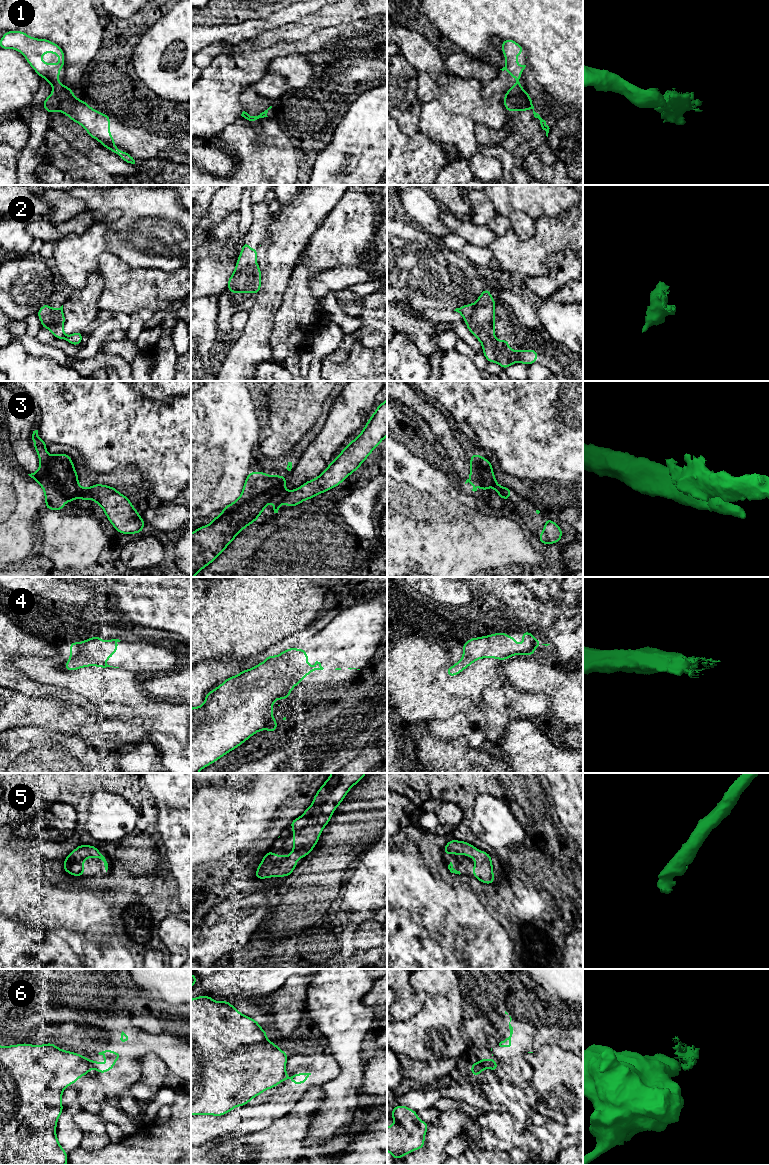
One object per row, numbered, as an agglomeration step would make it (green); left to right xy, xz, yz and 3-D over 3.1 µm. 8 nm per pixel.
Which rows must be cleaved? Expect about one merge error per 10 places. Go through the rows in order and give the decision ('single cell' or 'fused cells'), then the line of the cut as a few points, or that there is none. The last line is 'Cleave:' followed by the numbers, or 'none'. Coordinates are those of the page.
1: single cell; cut none
2: single cell; cut none
3: fused cells; cut yz (504, 487), (502, 494), (507, 499)
4: single cell; cut none
5: single cell; cut none
6: fused cells; cut xy (90, 1061), (87, 1071)
Cleave: 3, 6

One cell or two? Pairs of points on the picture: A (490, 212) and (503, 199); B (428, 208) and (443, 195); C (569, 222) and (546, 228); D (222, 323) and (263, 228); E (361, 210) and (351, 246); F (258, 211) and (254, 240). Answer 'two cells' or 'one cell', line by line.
A: two cells
B: two cells
C: one cell
D: one cell
E: one cell
F: one cell

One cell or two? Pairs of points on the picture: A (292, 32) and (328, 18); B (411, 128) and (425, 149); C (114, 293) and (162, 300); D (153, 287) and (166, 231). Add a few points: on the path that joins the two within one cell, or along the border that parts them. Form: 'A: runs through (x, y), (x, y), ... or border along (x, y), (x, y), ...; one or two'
A: runs through (301, 29), (310, 23), (319, 21); one
B: border along (397, 123), (407, 135), (420, 131); two
C: runs through (126, 293), (150, 293); one
D: border along (180, 268), (174, 271), (133, 269); two

